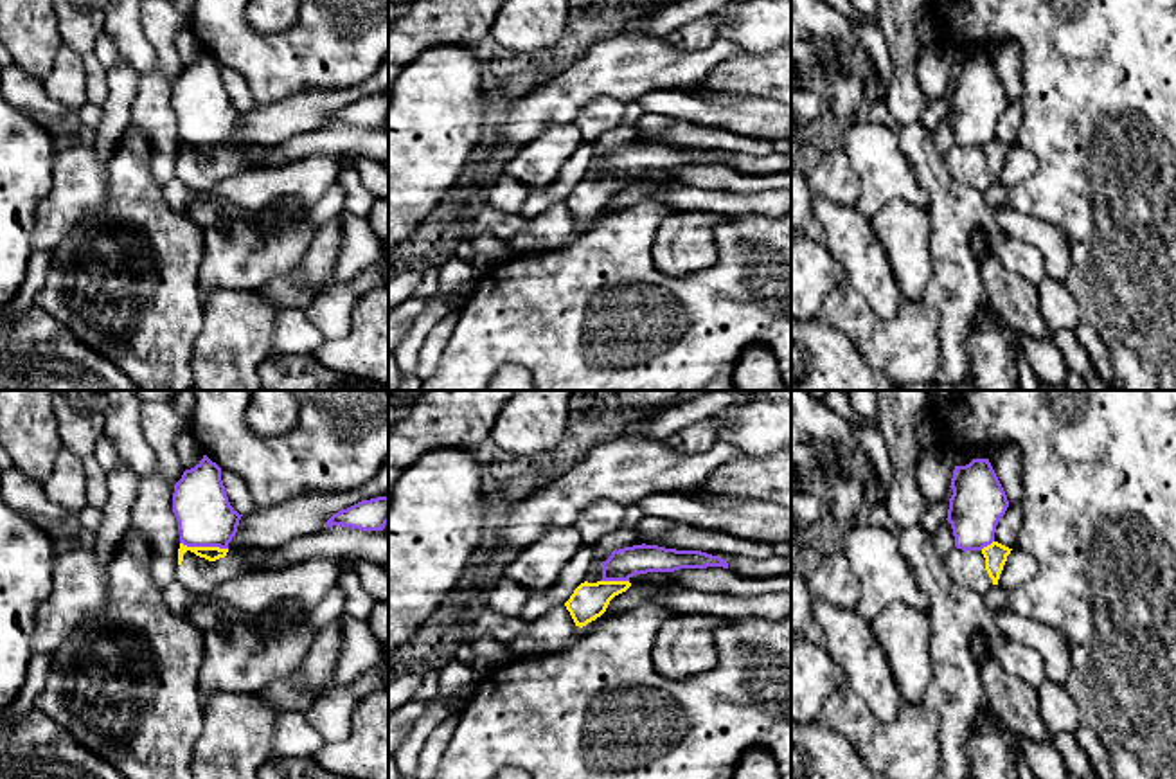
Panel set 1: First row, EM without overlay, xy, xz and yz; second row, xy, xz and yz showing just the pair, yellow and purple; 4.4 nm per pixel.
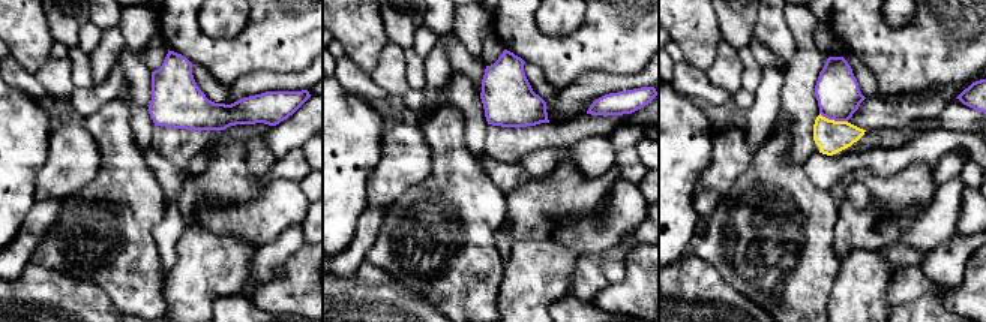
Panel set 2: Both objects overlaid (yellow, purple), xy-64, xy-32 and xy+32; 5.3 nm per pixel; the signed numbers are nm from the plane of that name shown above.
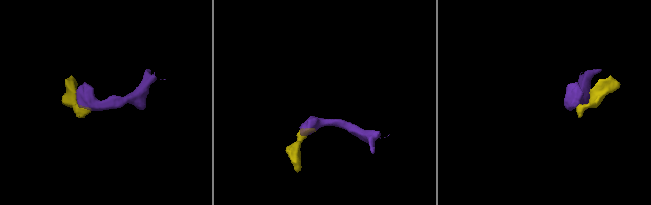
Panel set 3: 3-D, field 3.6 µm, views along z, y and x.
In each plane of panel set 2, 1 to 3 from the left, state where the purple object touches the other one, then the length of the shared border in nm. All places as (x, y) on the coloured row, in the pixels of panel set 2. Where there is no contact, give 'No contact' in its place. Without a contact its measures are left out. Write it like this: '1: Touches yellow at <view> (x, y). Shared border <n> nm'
1: No contact
2: No contact
3: Touches yellow at xy+32 (833, 120). Shared border 160 nm

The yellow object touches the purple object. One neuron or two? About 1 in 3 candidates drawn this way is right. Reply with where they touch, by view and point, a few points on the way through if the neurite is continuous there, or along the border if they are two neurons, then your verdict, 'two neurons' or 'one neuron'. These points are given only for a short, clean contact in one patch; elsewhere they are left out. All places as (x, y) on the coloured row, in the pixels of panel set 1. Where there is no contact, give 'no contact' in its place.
xy (204, 547) | along xy (180, 542), (227, 549) | two neurons

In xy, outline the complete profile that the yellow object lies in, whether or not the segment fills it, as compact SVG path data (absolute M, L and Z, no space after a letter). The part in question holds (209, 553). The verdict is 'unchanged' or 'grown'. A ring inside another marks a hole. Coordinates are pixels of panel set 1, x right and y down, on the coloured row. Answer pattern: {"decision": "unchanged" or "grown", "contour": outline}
{"decision": "grown", "contour": "M333 525L316 534L298 536L273 551L180 543L176 581L196 594L207 594L241 574L282 570L311 558L356 558L385 565L388 563L388 533Z"}

